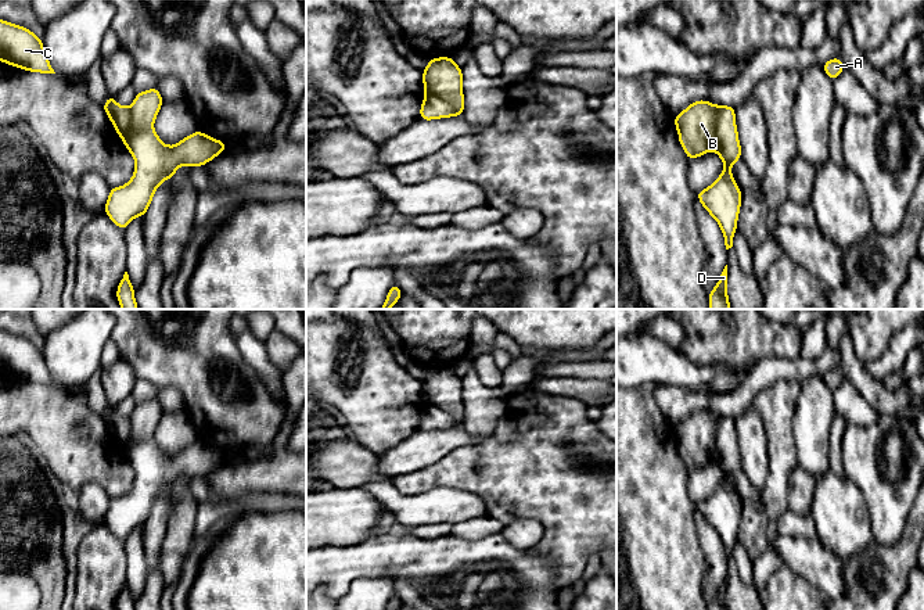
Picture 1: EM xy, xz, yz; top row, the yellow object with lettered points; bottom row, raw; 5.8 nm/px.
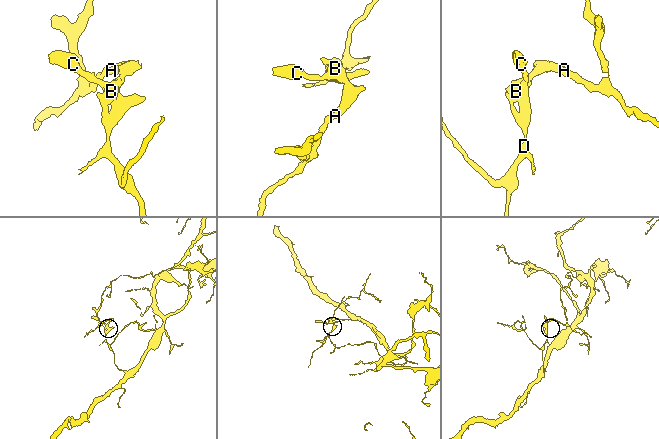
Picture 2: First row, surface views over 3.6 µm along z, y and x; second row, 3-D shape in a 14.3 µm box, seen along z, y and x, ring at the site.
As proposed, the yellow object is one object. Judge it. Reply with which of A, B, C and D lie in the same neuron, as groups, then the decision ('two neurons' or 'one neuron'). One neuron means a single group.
A B C D; one neuron

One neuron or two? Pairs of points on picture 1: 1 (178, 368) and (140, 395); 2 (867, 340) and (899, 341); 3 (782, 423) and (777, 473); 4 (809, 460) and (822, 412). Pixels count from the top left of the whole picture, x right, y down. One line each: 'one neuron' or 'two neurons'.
1: two neurons
2: two neurons
3: one neuron
4: one neuron

